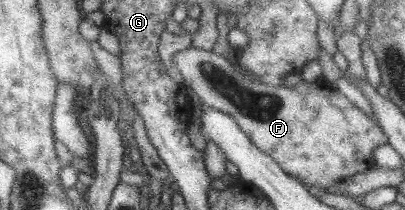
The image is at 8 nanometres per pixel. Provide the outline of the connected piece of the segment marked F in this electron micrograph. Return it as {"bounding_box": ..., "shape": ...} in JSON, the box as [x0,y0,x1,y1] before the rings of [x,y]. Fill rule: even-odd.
{"bounding_box":[171,45,387,190],"shape":[[[190,45],[182,51],[173,53],[171,57],[173,66],[184,79],[183,85],[192,89],[205,108],[229,113],[233,121],[237,123],[237,127],[249,137],[257,149],[268,154],[282,172],[307,188],[314,186],[326,190],[342,179],[365,171],[372,165],[373,148],[387,143],[387,137],[381,131],[375,117],[367,117],[363,111],[351,104],[346,96],[343,96],[322,77],[313,82],[302,80],[292,87],[263,85],[259,81],[244,78],[243,74],[237,72],[225,57],[210,50]]]}

